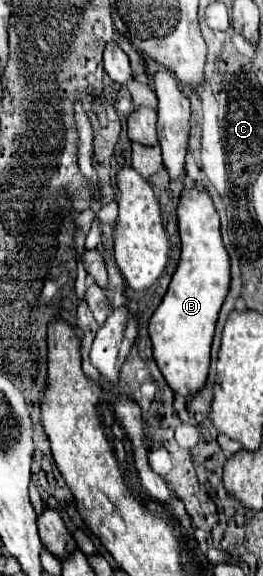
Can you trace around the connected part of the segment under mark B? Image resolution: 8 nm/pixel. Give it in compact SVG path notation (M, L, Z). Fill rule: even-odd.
M183 190L177 216L183 242L181 260L163 302L149 320L149 336L153 344L153 358L171 390L181 396L191 396L197 394L207 382L213 330L219 308L229 290L231 272L229 256L219 232L219 216L209 194L199 190Z

